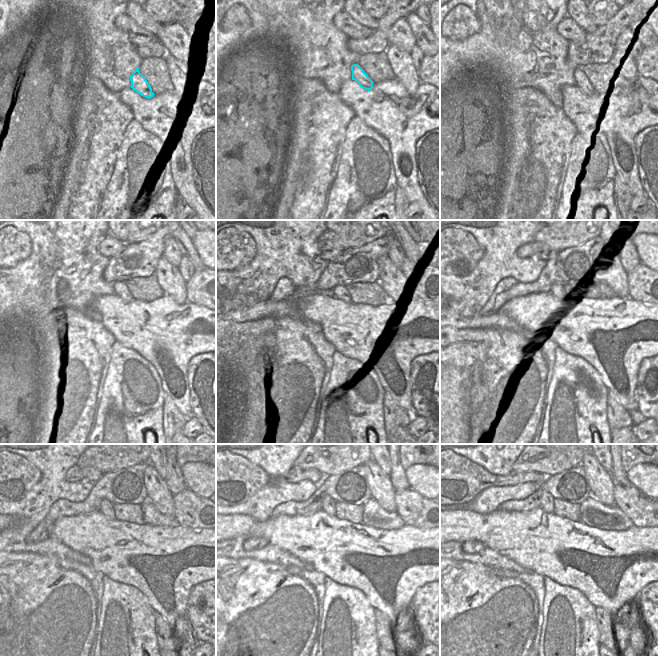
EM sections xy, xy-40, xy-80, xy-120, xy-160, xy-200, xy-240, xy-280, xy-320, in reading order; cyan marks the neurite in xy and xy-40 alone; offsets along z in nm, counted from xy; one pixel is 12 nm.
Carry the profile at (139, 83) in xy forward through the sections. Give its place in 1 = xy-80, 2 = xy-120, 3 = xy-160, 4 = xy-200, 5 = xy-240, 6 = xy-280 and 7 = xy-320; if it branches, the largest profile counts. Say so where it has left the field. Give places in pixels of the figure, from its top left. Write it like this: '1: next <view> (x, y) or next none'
1: next xy-80 (578, 74)
2: next xy-120 (119, 286)
3: next xy-160 (340, 291)
4: next xy-200 (557, 289)
5: next xy-240 (106, 507)
6: next xy-280 (328, 505)
7: next xy-320 (546, 499)

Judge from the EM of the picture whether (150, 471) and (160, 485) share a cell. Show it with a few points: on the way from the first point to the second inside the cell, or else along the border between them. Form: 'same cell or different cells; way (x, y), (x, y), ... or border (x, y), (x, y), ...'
same cell; way (150, 474), (157, 482)

